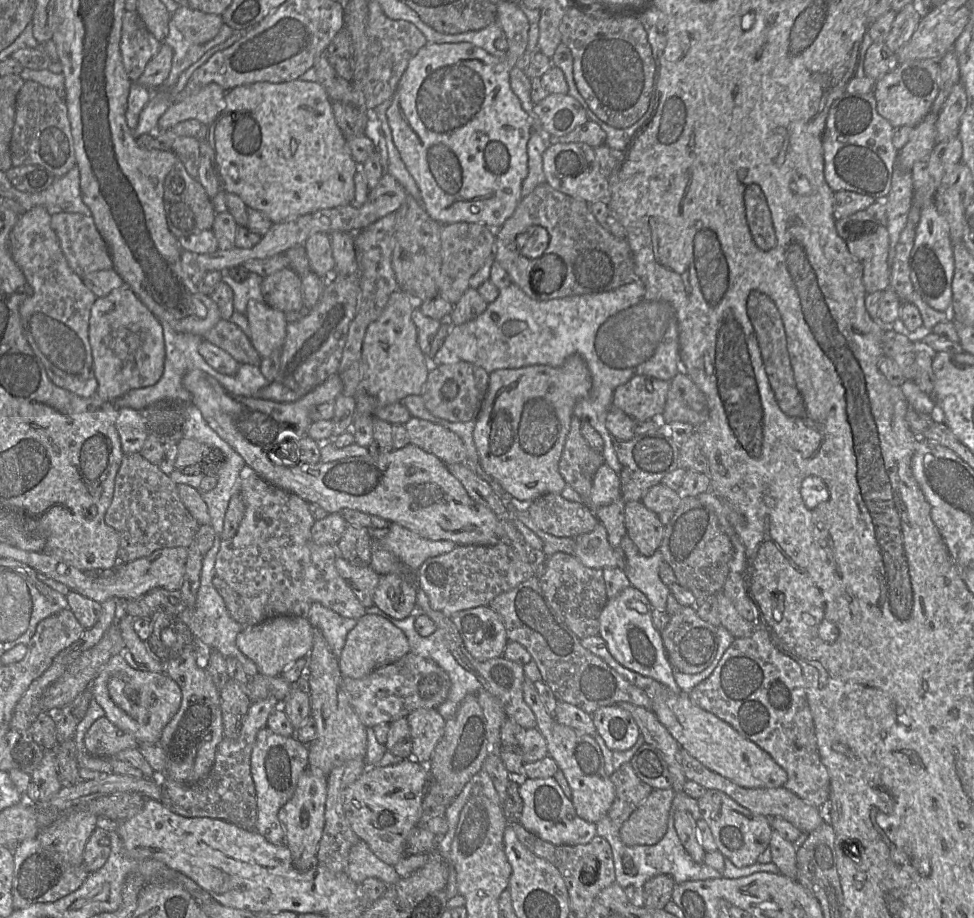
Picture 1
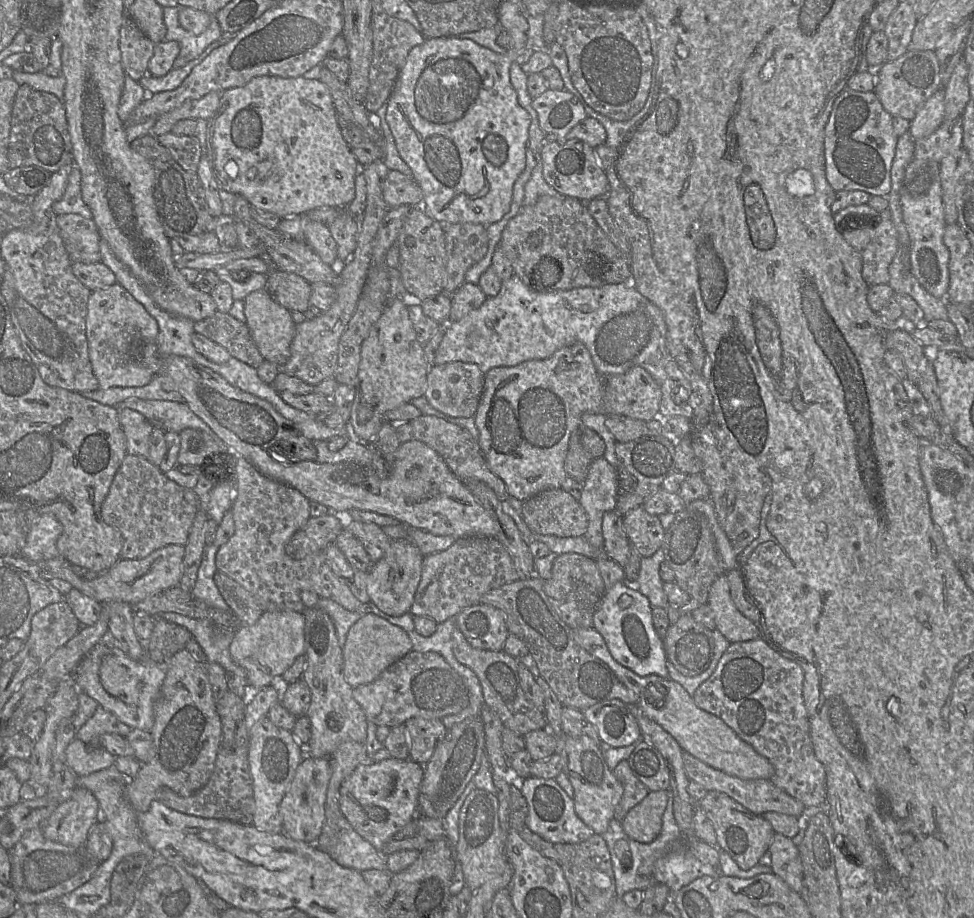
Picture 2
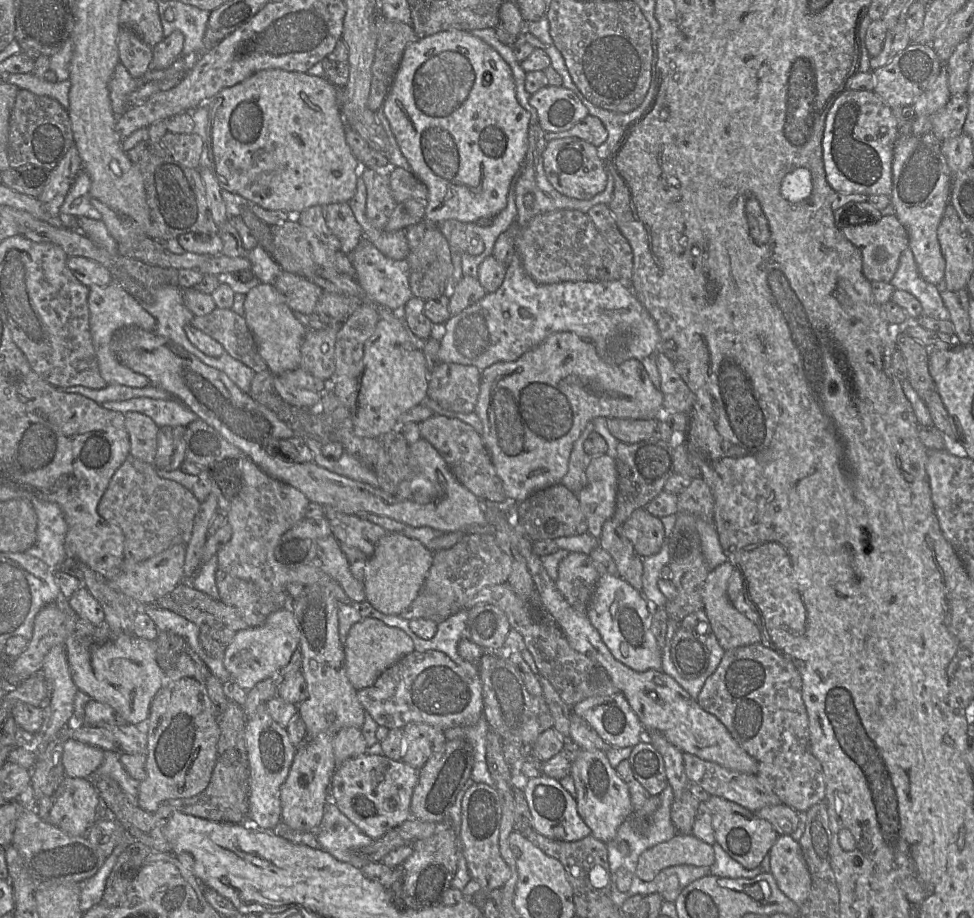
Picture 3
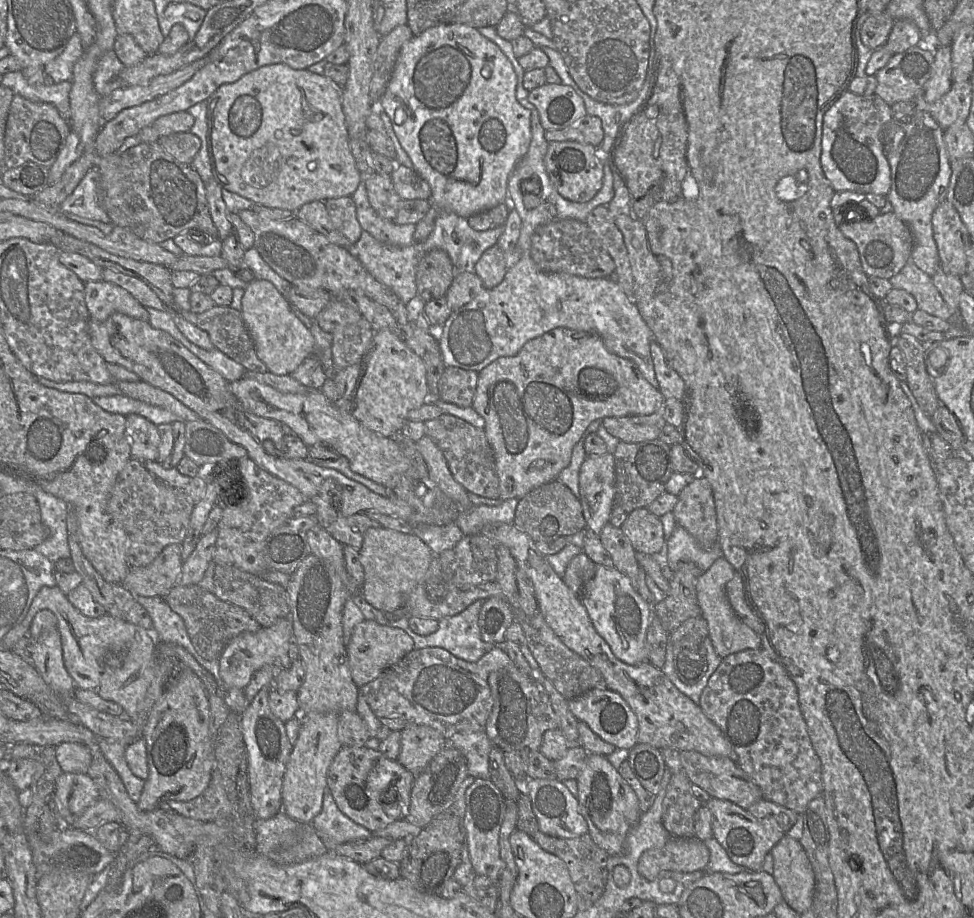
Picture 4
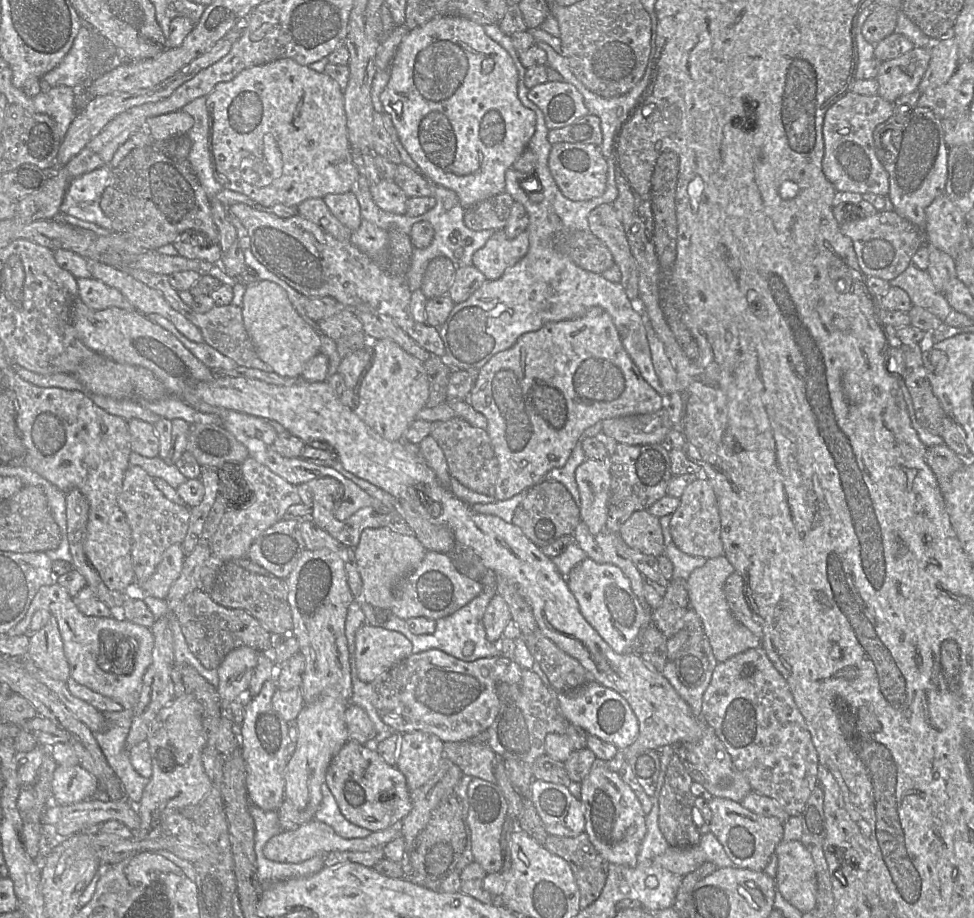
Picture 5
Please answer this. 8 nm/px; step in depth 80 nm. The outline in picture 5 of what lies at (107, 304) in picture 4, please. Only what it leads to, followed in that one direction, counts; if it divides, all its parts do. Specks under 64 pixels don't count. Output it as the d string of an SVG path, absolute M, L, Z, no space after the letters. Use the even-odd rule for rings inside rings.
M78 278L78 299L92 310L104 310L116 307L123 310L135 310L132 304L117 289L105 285L98 279Z

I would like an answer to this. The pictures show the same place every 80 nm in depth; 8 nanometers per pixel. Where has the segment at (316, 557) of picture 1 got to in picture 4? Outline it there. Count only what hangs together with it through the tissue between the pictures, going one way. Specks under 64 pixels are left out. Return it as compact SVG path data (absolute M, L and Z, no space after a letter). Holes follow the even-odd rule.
M248 456L240 458L238 463L246 485L246 495L239 503L223 507L217 526L218 536L213 562L232 565L260 576L267 568L271 568L263 557L262 550L266 538L292 518L293 508L307 499L296 487L263 470Z

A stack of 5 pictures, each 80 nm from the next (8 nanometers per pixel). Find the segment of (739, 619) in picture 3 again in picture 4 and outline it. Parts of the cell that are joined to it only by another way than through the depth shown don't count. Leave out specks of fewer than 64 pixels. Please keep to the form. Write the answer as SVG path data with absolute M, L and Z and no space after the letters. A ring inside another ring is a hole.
M722 556L697 579L696 594L701 616L708 625L708 637L720 658L747 649L761 648L761 635L744 624L735 614L726 595L726 584L735 574L734 567Z

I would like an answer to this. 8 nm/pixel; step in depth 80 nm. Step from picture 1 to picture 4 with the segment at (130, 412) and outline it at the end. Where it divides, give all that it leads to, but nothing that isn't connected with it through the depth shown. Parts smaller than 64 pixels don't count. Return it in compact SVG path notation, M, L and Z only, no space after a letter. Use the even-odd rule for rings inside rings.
M129 414L125 418L132 458L141 462L156 461L160 444L157 426L137 414Z

